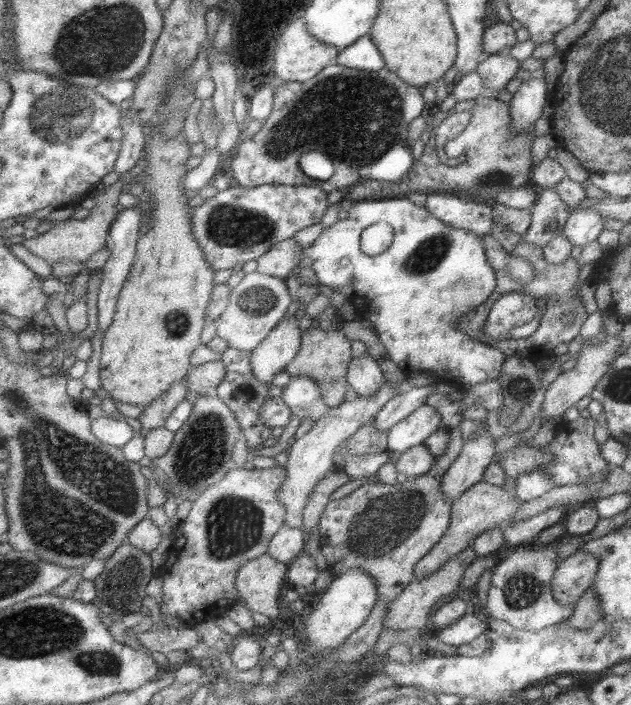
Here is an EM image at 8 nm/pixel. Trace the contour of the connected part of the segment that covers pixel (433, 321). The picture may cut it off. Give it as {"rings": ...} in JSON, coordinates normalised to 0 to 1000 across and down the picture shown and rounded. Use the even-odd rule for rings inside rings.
{"rings":[[[645,281],[575,284],[556,294],[553,308],[517,322],[501,346],[482,353],[477,374],[466,380],[466,386],[453,396],[464,427],[477,428],[480,437],[509,417],[506,406],[487,406],[477,401],[475,396],[471,397],[480,386],[479,380],[487,377],[498,383],[506,403],[540,416],[564,435],[563,452],[586,457],[618,511],[628,515],[643,533],[651,528],[678,528],[696,540],[713,542],[737,555],[786,536],[792,529],[794,516],[803,505],[780,492],[765,477],[750,479],[745,468],[731,468],[726,461],[743,444],[778,428],[783,424],[781,417],[788,413],[788,390],[772,366],[765,333],[712,322],[699,309],[683,304],[675,292],[648,287]],[[601,313],[620,318],[628,336],[616,355],[601,363],[585,363],[574,353],[574,332],[585,321]]]}

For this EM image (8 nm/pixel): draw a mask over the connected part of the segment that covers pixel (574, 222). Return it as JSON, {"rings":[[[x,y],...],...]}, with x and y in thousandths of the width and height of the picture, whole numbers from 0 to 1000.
{"rings":[[[908,298],[899,308],[891,333],[900,338],[906,349],[924,352],[956,326],[959,309],[952,309],[941,298]]]}

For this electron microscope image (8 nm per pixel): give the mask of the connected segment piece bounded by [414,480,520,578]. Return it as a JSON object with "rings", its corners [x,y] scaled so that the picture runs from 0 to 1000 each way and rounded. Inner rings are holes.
{"rings":[[[769,681],[753,687],[731,708],[724,708],[719,712],[713,748],[708,750],[699,769],[662,799],[656,817],[659,820],[674,820],[686,813],[693,813],[708,796],[724,790],[734,780],[743,779],[746,776],[745,769],[751,763],[756,763],[780,746],[788,748],[799,738],[811,735],[823,716],[824,711],[818,705],[810,706],[794,691],[780,689]]]}

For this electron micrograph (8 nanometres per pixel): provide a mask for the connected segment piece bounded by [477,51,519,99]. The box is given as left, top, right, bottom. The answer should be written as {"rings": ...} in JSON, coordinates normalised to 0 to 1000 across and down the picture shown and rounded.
{"rings":[[[805,74],[778,77],[758,94],[758,105],[765,109],[770,135],[784,140],[802,119],[816,109],[823,88],[805,79]]]}

